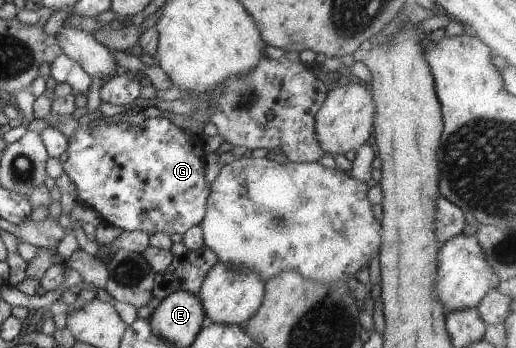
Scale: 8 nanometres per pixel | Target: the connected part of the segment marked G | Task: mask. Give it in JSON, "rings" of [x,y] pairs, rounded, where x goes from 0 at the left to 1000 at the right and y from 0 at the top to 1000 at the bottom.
{"rings":[[[192,333],[182,351],[165,339],[132,397],[120,489],[147,537],[149,580],[190,609],[200,641],[234,661],[277,661],[287,675],[302,667],[353,675],[364,655],[386,647],[399,606],[407,529],[395,514],[393,414],[395,394],[362,385],[324,336],[277,342],[266,359]]]}

